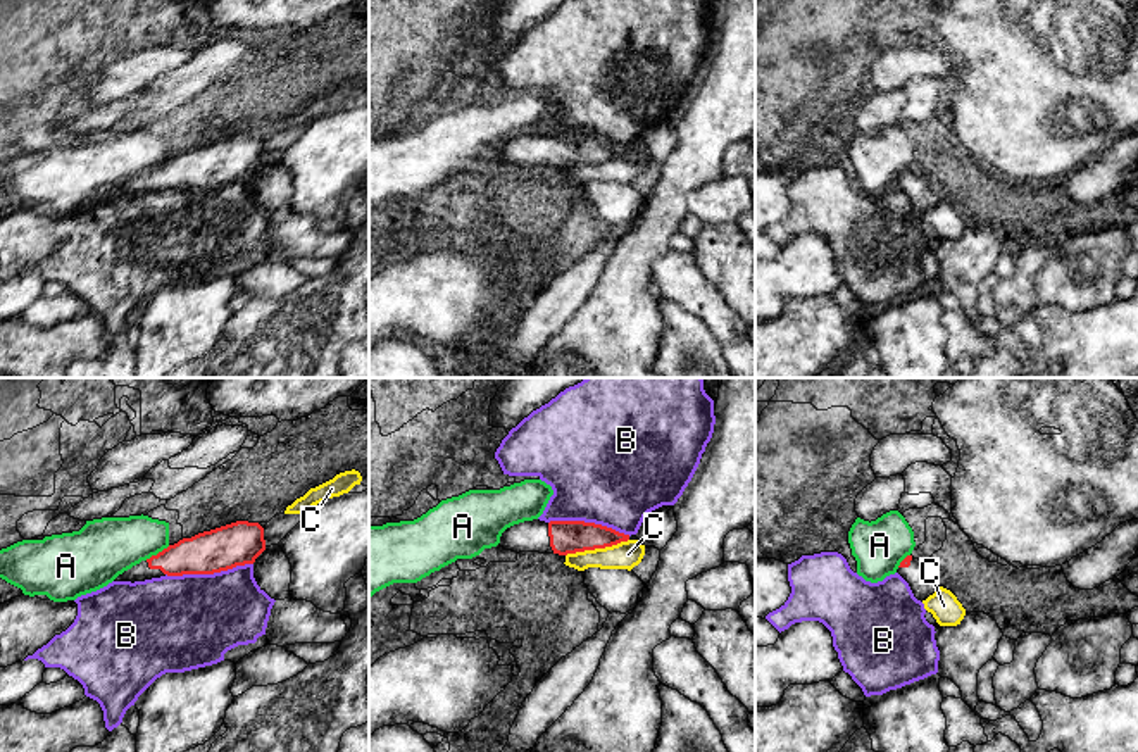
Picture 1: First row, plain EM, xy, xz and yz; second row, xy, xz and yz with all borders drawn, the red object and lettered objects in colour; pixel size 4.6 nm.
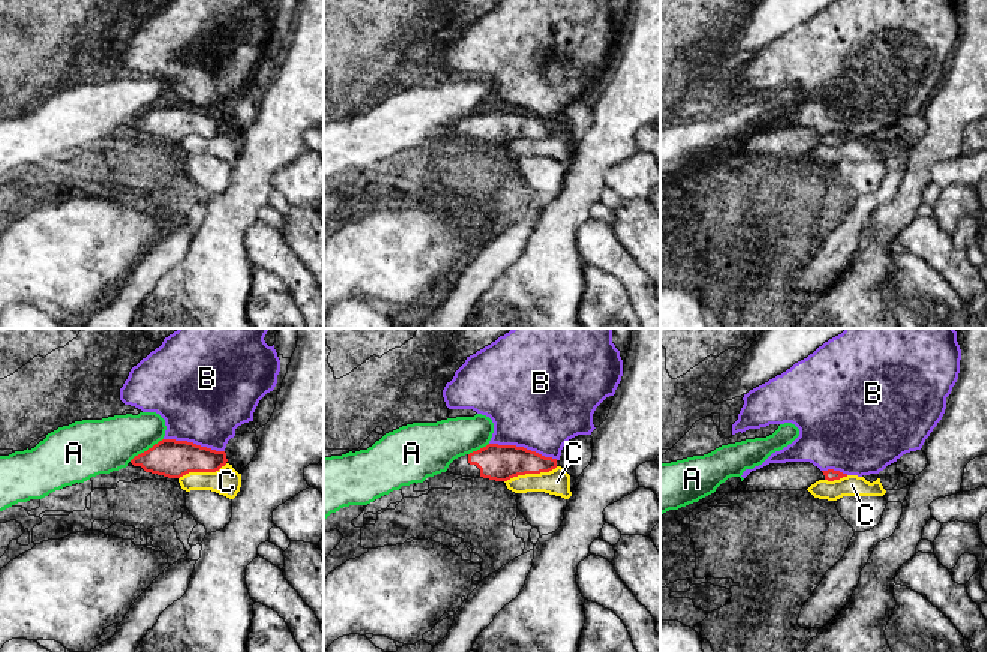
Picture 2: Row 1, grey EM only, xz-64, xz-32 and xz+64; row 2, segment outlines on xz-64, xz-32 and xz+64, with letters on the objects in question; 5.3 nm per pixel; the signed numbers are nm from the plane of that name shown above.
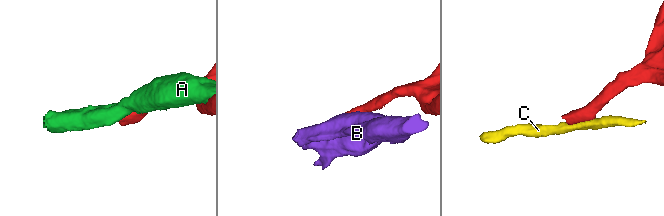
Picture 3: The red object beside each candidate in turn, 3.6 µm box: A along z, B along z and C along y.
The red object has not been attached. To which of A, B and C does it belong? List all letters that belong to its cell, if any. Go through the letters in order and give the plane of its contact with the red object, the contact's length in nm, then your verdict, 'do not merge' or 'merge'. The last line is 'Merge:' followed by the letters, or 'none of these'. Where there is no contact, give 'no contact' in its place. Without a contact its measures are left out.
A: xy | 140 nm | do not merge
B: xy | 420 nm | do not merge
C: xz | 300 nm | do not merge
Merge: none of these

